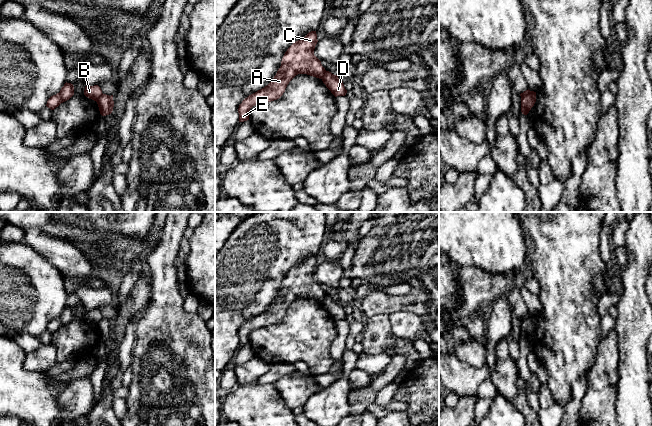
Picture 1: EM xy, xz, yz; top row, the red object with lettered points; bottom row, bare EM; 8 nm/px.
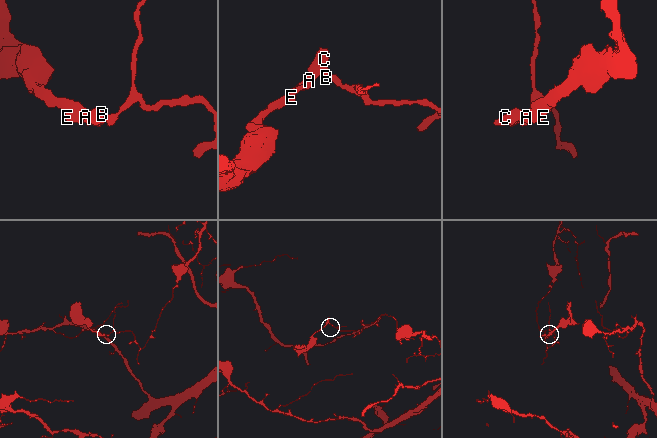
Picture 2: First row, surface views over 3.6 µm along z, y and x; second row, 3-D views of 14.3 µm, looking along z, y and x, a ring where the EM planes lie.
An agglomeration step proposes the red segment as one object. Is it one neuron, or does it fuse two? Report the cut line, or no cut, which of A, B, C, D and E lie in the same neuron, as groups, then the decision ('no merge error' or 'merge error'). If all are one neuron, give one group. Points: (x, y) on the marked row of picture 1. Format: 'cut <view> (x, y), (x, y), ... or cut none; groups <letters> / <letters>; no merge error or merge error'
cut xy (102, 93), (96, 101); groups A B C E / D; merge error

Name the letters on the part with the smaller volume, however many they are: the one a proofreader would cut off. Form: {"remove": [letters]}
{"remove": ["A", "B", "C", "E"]}

